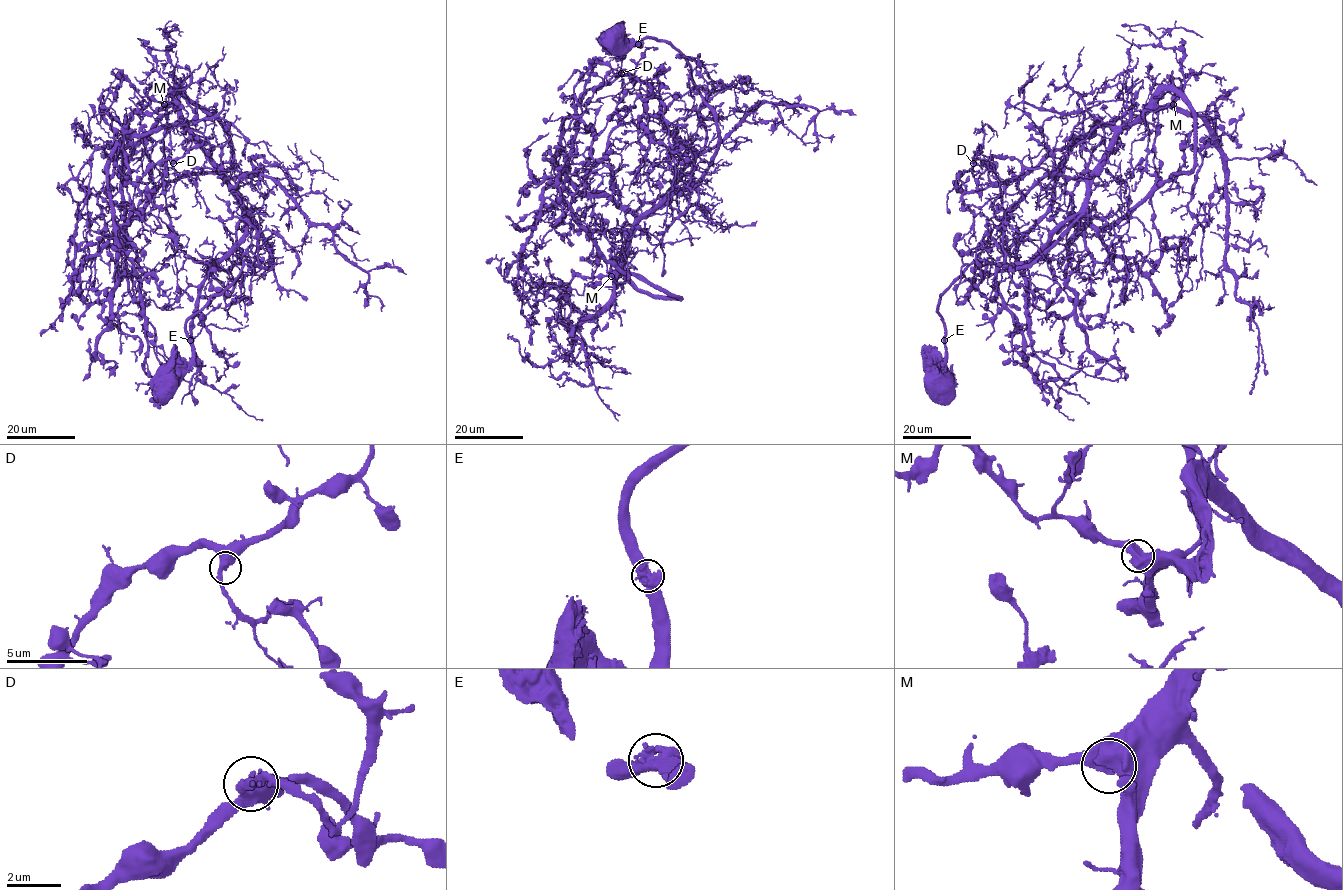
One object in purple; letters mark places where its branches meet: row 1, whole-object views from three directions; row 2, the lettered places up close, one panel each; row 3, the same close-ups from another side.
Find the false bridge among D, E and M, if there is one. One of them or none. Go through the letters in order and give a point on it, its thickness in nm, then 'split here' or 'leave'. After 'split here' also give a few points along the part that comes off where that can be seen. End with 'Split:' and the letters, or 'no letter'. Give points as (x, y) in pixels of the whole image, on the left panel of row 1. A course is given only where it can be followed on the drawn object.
D: at (173, 163); 480 nm thick; leave
E: at (190, 340); 600 nm thick; leave
M: at (164, 104); 650 nm thick; leave
Split: no letter

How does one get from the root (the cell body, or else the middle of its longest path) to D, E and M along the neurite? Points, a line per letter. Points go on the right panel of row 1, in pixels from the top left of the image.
D: (935, 384), (940, 295), (979, 260), (1032, 264), (1080, 214), (1114, 132), (1099, 125), (1004, 181), (973, 163)
E: (935, 384), (946, 358), (944, 340)
M: (935, 384), (946, 358), (940, 295), (979, 260), (1032, 264), (1080, 214), (1087, 182), (1116, 137), (1173, 104)

